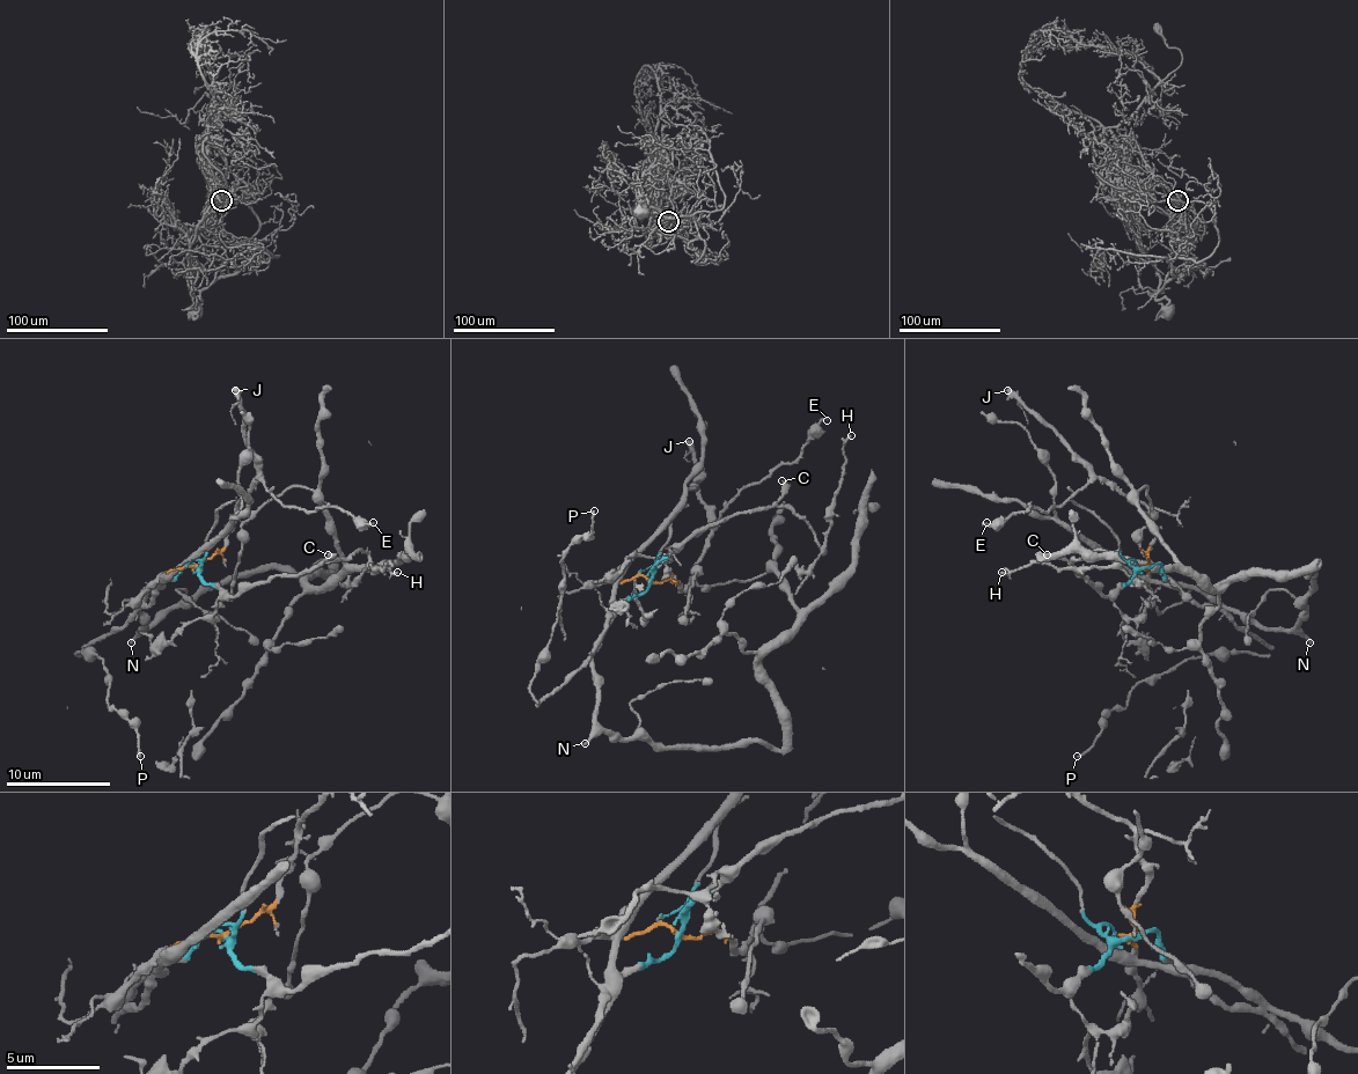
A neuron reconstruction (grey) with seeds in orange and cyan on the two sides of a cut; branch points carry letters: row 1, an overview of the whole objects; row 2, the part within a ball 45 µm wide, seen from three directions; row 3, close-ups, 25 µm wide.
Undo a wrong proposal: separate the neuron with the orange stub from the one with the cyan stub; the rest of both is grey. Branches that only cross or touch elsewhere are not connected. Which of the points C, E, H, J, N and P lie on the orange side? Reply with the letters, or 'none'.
E, J

